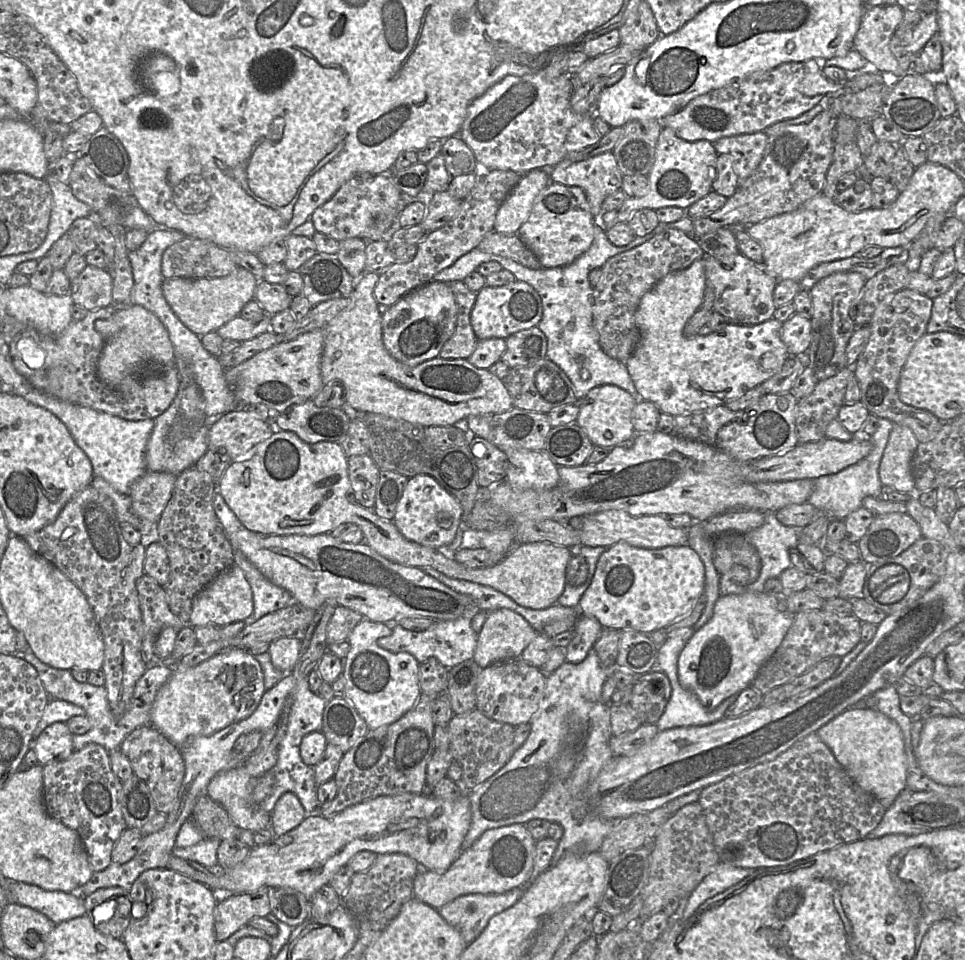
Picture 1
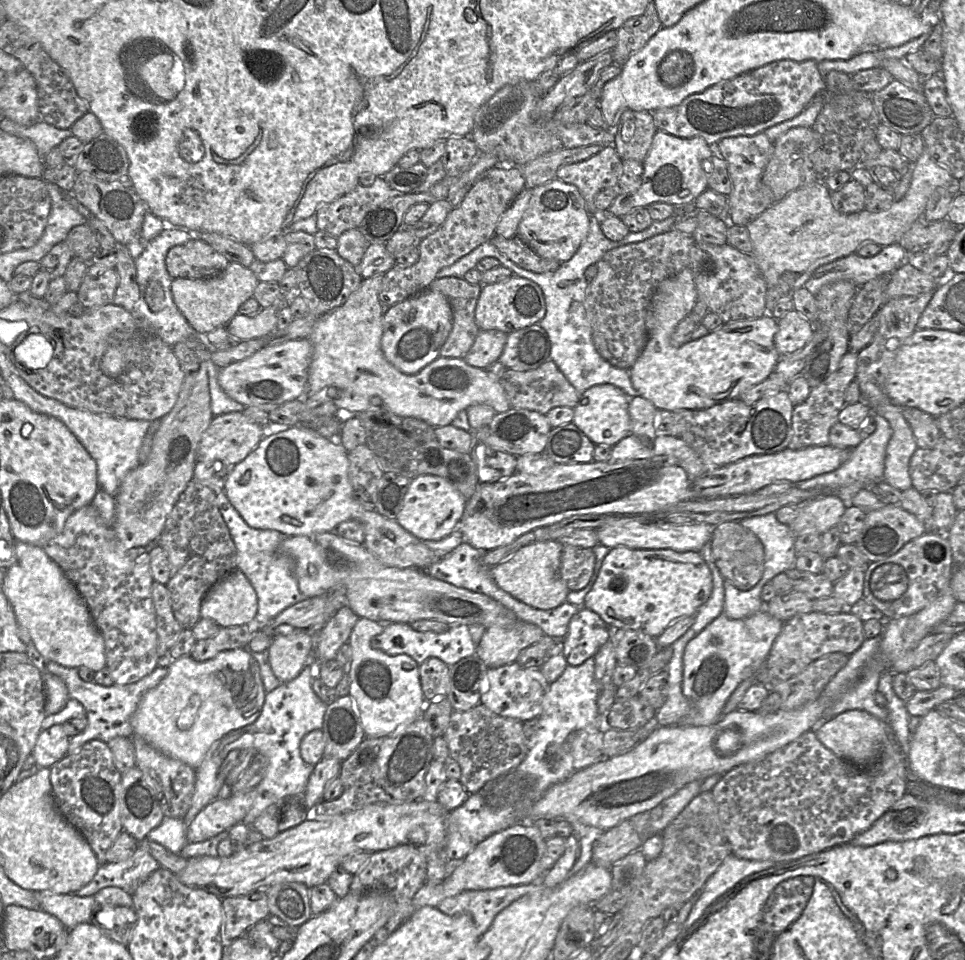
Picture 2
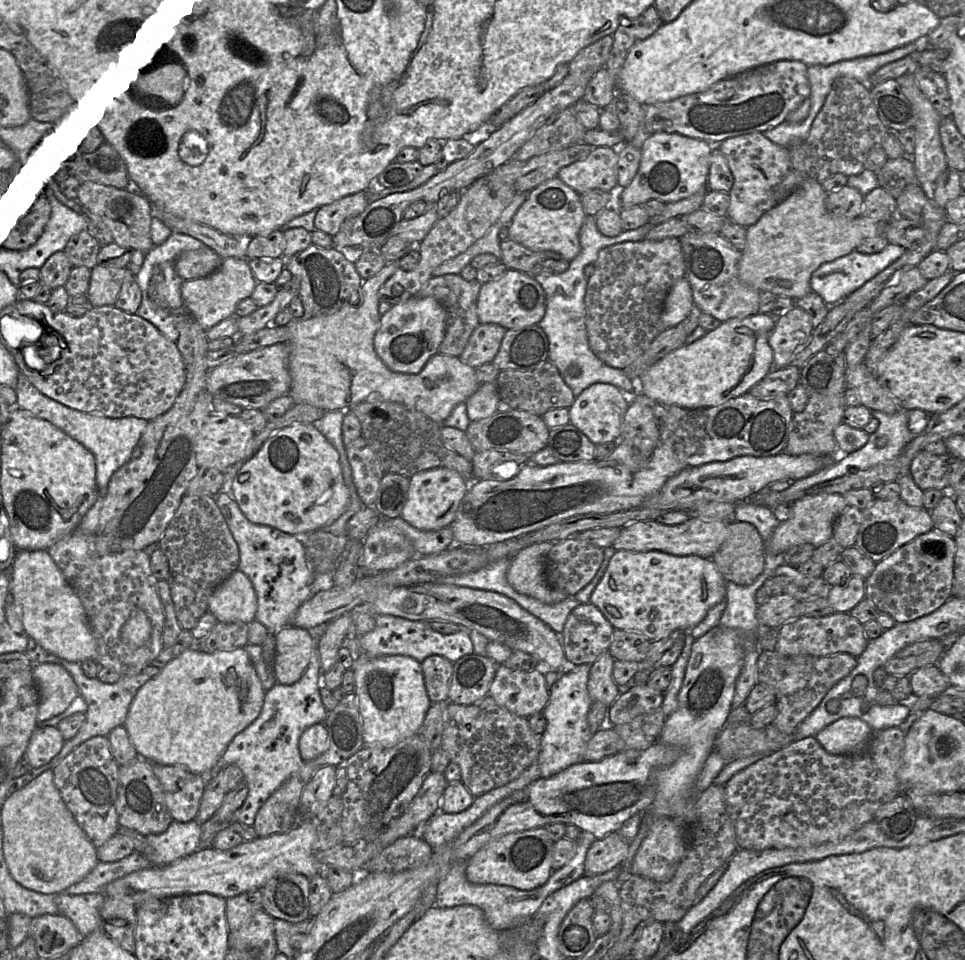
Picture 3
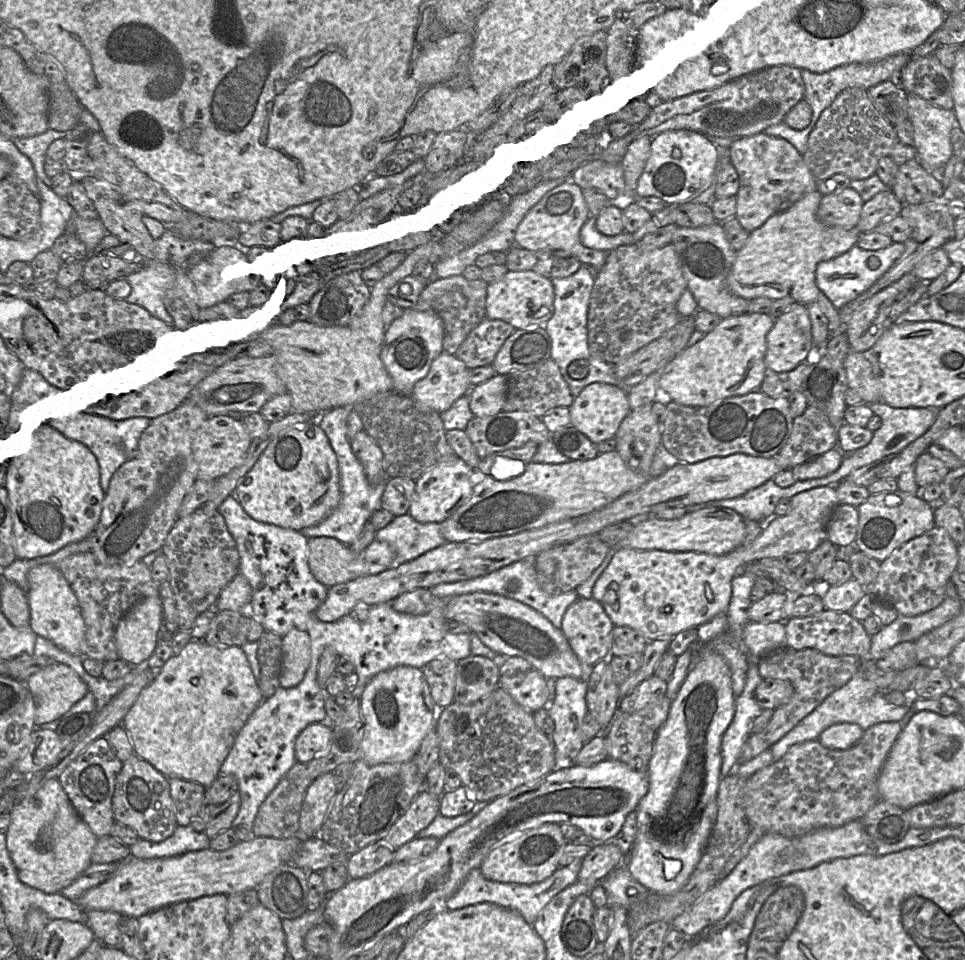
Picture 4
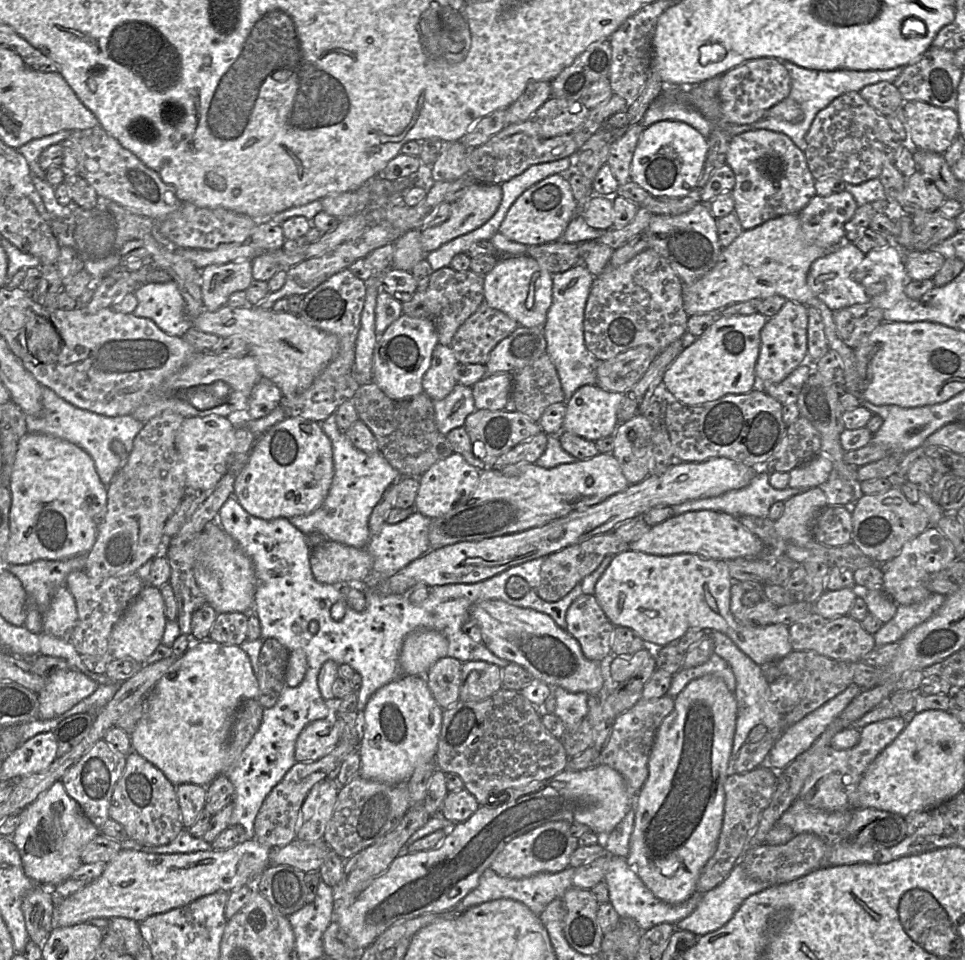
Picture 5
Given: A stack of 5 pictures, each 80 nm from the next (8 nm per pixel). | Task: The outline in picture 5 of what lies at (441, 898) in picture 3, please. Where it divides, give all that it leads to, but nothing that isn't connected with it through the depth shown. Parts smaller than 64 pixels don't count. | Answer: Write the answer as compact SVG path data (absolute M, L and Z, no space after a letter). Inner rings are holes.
M569 866L560 872L541 872L530 877L517 879L501 877L492 869L487 868L482 873L478 886L456 904L454 910L460 913L484 902L507 898L525 904L535 915L539 916L550 902L556 898L561 898L568 888L573 887L574 869Z

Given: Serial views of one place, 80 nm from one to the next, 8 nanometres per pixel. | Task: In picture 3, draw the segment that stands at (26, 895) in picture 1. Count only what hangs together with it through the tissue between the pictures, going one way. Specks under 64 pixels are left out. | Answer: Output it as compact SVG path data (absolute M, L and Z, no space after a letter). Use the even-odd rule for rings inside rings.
M103 893L56 895L55 902L59 913L68 917L78 931L87 936L96 930L102 930L100 909L104 903Z

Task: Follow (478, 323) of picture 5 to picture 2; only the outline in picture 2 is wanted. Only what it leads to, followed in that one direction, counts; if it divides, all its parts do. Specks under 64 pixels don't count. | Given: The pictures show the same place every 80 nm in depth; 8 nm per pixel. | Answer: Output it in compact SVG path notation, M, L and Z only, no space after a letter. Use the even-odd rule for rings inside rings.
M480 330L463 360L477 368L484 369L501 356L508 334L499 330Z

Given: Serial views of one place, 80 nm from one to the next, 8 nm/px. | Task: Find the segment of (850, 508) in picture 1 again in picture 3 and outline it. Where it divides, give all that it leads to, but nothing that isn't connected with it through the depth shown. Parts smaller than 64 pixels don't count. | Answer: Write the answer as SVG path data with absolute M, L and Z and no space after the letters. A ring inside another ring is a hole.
M900 409L893 414L886 414L876 410L870 411L871 415L878 420L879 426L875 432L869 435L867 443L862 448L849 454L841 454L841 456L834 457L833 462L828 463L821 470L806 478L794 481L791 486L783 491L775 492L766 488L746 501L759 503L773 510L779 504L787 502L787 497L796 492L807 490L815 485L834 480L851 473L866 470L872 466L888 462L896 458L904 447L914 438L913 433L909 429L908 410Z

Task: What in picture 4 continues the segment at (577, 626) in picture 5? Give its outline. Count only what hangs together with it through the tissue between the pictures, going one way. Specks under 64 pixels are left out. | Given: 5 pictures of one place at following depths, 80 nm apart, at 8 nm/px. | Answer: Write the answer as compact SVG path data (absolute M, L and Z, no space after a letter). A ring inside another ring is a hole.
M579 598L565 612L562 632L580 662L592 667L610 656L614 624L594 598Z

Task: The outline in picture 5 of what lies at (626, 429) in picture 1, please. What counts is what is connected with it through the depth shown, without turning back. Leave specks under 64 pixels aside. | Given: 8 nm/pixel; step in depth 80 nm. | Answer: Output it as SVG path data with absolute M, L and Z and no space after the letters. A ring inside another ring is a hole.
M596 385L579 388L566 402L563 430L596 442L613 435L619 425L618 413L624 400L623 393L605 391Z

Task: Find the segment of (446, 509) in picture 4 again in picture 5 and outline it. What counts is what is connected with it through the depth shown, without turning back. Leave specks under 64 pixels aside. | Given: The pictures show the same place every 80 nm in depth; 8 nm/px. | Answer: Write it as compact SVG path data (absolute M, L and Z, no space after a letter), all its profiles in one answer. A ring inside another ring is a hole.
M453 452L450 456L437 461L418 478L420 486L415 500L416 512L434 519L466 503L477 486L479 474L480 471L459 453Z

